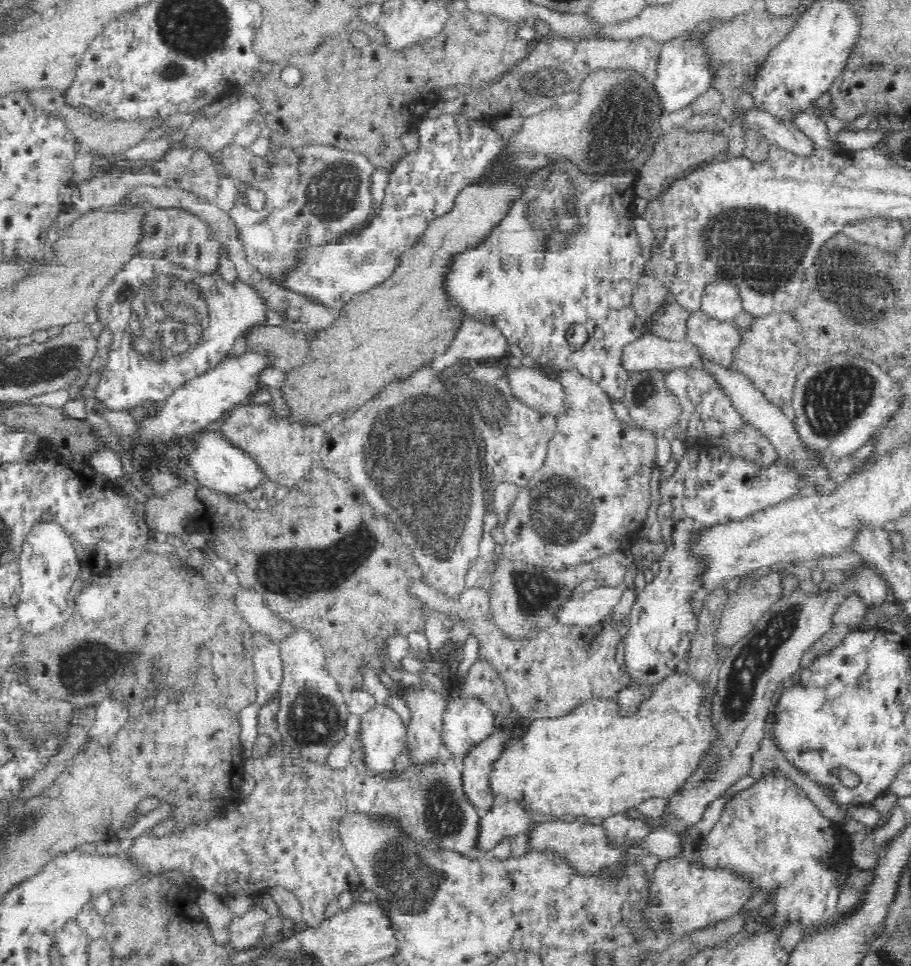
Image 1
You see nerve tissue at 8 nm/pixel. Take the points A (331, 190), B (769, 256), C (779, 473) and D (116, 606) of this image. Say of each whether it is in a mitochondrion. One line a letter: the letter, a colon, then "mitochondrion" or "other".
A: mitochondrion
B: mitochondrion
C: other
D: other

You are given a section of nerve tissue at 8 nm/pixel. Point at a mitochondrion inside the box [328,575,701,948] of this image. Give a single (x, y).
(409, 882)

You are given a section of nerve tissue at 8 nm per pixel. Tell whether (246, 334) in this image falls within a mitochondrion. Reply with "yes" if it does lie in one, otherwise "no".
no

